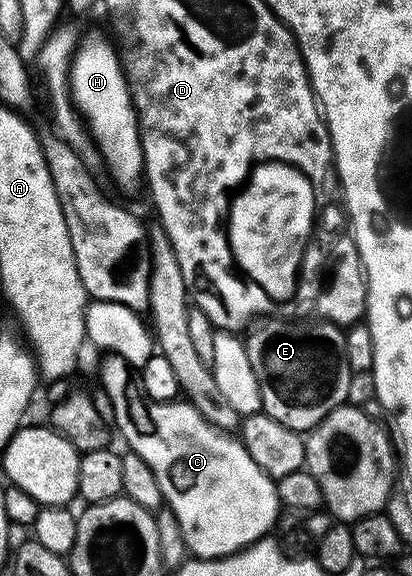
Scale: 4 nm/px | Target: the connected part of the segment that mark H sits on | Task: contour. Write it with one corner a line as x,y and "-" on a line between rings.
85,36
76,46
68,87
73,106
78,110
94,145
100,148
112,177
120,185
132,185
144,172
144,152
140,146
140,123
132,104
132,91
124,75
124,66
113,42
104,37

